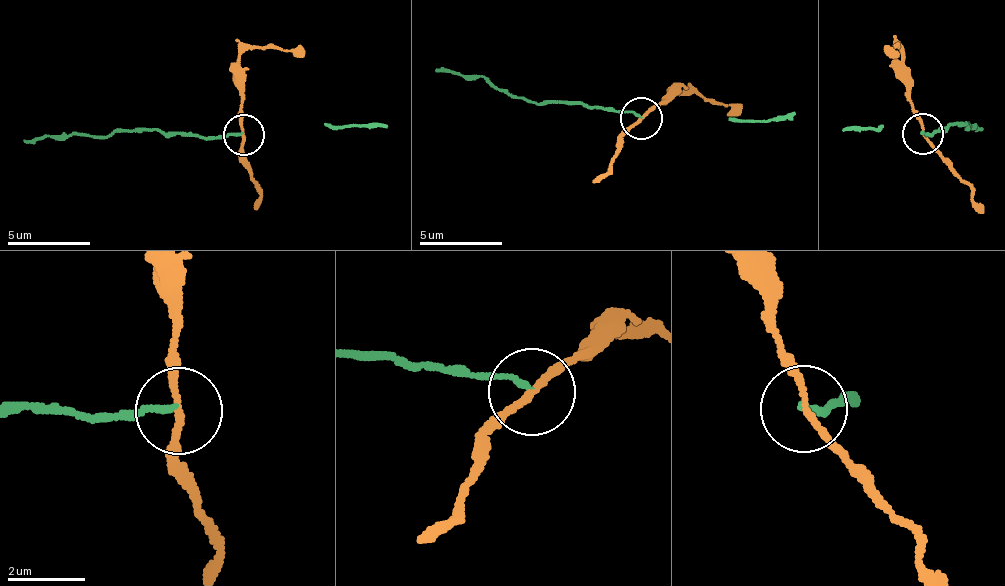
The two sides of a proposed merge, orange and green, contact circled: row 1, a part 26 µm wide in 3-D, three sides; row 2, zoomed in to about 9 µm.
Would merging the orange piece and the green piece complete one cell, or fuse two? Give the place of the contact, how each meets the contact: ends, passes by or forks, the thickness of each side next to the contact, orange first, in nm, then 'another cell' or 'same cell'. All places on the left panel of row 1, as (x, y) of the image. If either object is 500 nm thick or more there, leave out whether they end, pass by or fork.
at (243, 135); orange passes by; green ends there; 150 nm thick on the orange side, 140 nm on the other; another cell

